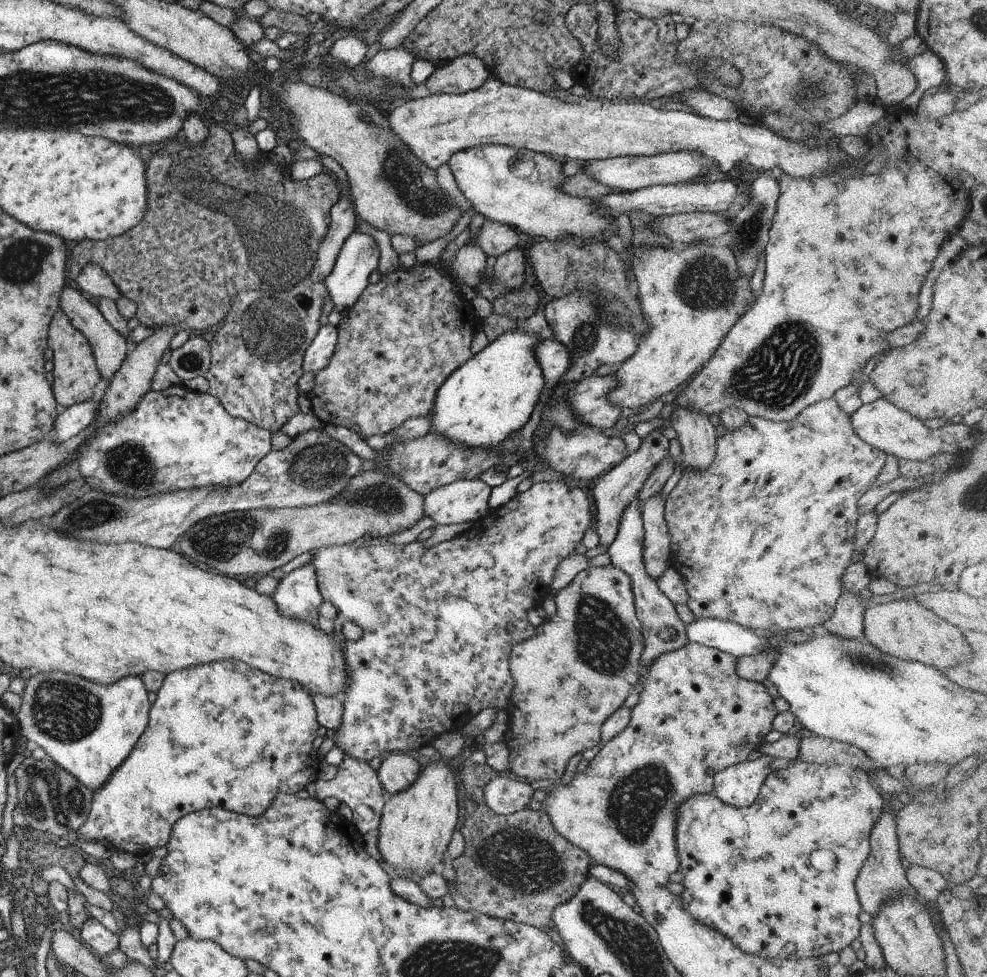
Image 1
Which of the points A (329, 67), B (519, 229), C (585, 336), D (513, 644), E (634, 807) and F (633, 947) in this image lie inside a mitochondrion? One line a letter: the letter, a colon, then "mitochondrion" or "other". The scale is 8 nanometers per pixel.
A: other
B: other
C: mitochondrion
D: other
E: mitochondrion
F: mitochondrion

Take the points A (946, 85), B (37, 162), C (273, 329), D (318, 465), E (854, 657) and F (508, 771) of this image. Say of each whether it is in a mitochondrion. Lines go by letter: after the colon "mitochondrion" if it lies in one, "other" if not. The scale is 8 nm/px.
A: other
B: other
C: mitochondrion
D: mitochondrion
E: mitochondrion
F: other

